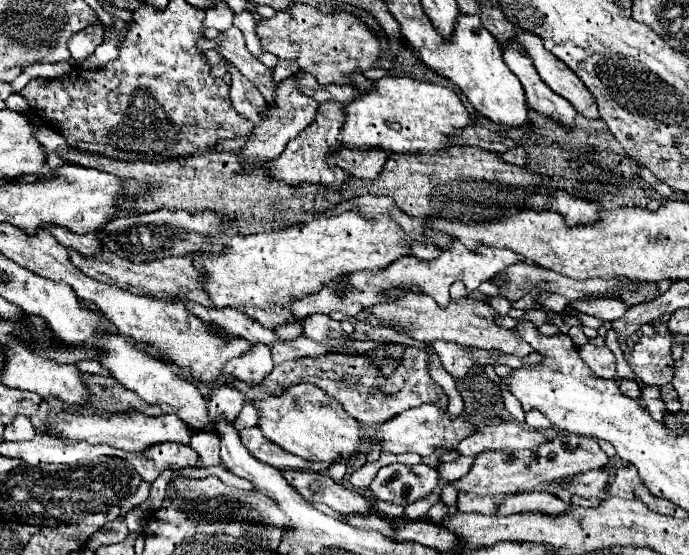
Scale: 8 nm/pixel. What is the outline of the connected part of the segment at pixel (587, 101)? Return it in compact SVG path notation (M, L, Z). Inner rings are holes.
M516 28L516 40L528 50L530 60L534 62L540 78L546 82L548 88L552 88L556 94L566 98L576 108L576 112L582 114L584 118L588 118L588 120L600 118L598 104L596 104L592 92L564 62L560 62L554 54L550 54L544 48L544 44L538 36Z

